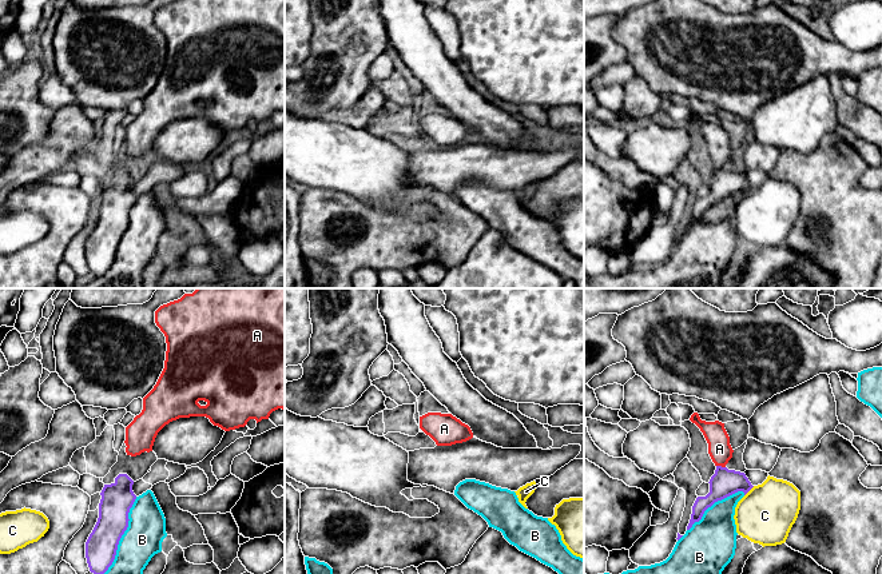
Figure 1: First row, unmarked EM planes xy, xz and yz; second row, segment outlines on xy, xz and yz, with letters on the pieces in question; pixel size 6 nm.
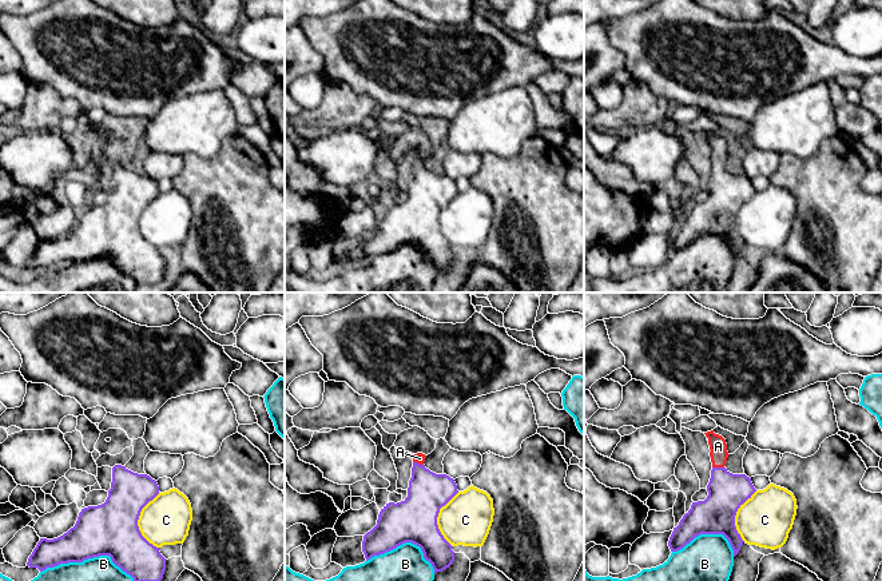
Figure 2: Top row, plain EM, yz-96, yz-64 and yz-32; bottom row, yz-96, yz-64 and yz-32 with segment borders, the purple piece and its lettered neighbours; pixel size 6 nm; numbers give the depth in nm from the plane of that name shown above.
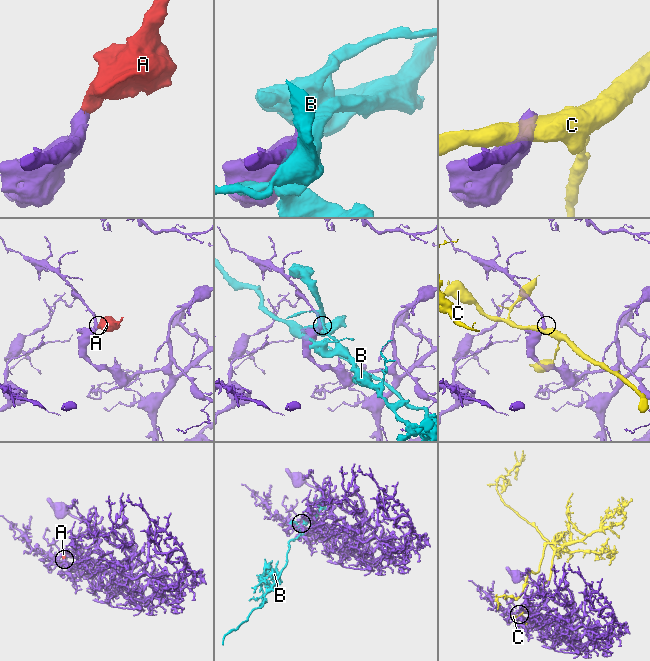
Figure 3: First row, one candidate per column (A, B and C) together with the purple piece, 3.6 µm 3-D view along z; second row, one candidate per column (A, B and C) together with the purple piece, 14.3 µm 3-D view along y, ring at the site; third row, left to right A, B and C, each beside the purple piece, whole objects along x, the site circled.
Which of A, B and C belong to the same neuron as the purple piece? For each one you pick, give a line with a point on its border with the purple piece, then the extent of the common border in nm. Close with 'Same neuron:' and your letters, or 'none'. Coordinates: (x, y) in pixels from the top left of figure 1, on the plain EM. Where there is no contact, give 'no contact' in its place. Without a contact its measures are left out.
A: yz (720, 167) | 60 nm
Same neuron: A

